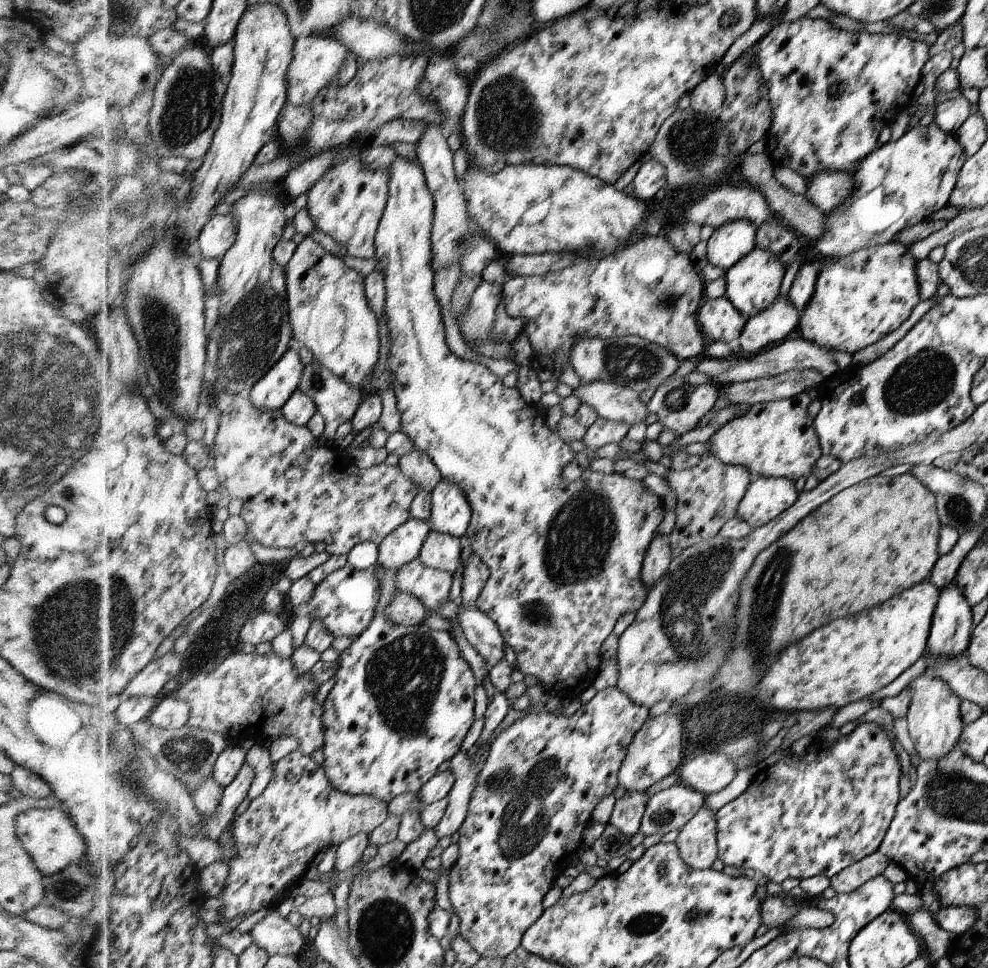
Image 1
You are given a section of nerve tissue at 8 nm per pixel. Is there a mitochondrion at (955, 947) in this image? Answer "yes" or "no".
no

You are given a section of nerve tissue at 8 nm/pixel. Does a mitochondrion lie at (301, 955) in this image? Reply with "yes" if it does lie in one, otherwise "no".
no

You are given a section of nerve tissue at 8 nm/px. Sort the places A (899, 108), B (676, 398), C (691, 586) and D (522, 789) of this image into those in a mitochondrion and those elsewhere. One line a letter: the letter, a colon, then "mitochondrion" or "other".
A: other
B: mitochondrion
C: mitochondrion
D: mitochondrion

